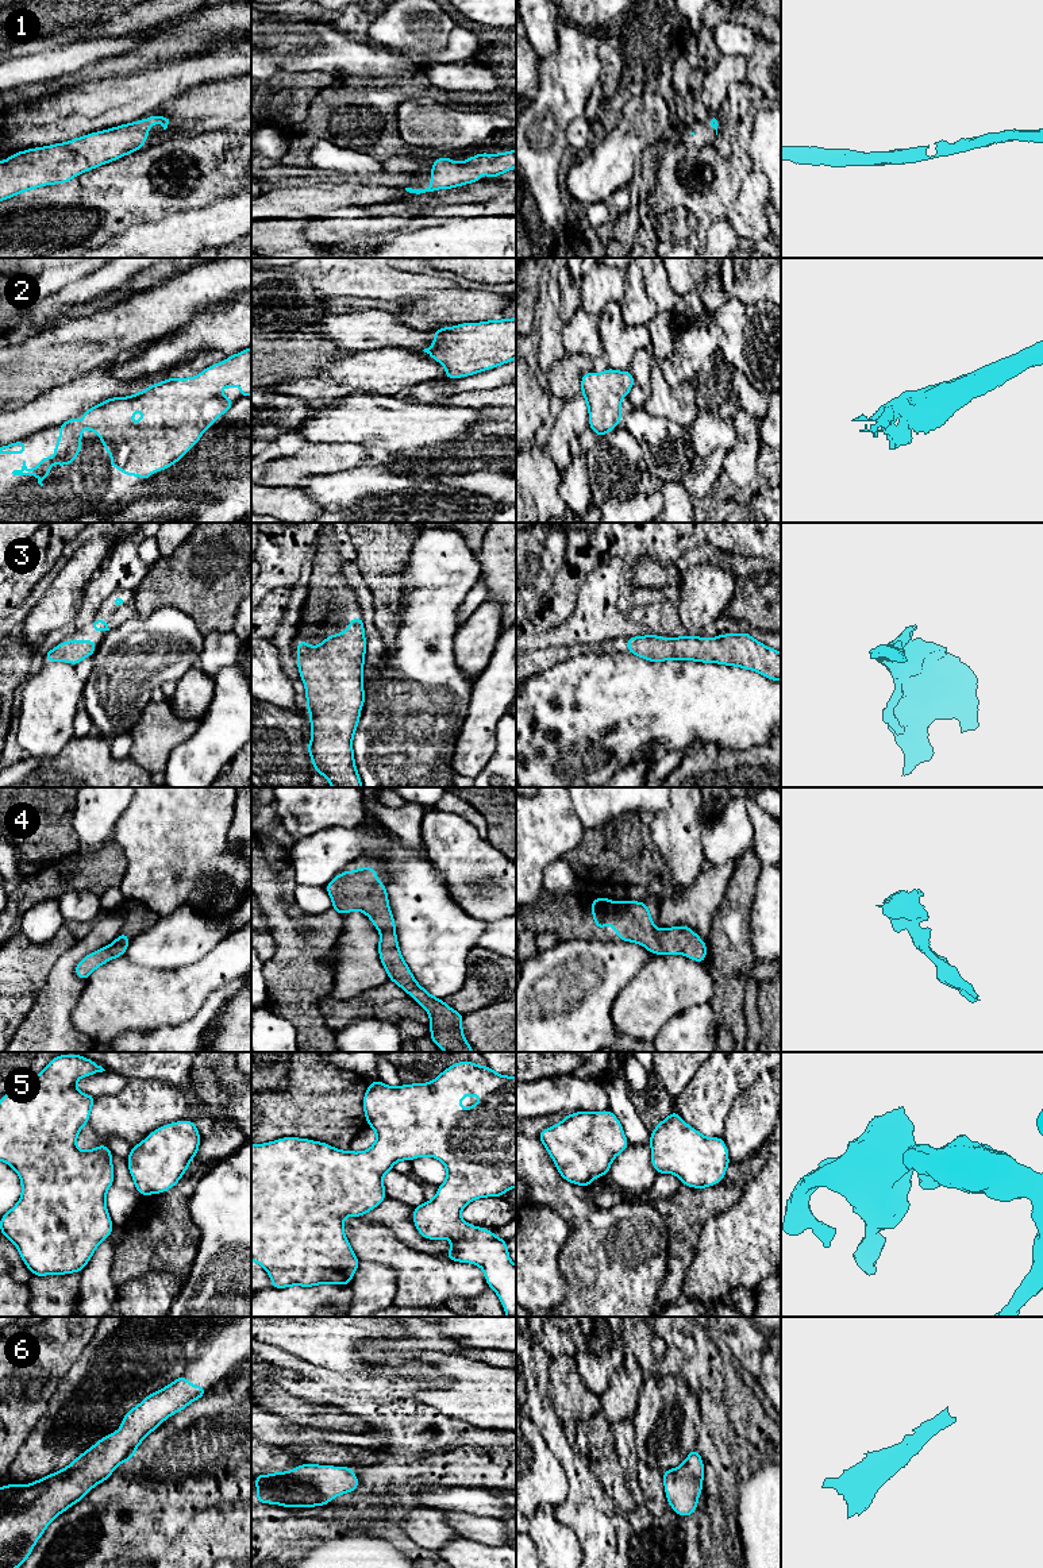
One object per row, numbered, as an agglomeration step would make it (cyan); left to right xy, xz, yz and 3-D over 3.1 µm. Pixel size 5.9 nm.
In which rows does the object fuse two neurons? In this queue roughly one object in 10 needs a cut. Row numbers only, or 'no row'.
no row

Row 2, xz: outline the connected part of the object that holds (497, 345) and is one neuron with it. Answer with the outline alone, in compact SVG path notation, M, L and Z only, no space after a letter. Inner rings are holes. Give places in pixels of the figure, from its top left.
M516 317L463 323L432 332L435 342L423 351L444 366L444 380L477 374L516 358Z

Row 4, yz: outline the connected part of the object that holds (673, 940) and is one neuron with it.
M599 895L590 904L590 909L593 912L592 918L596 921L596 929L605 931L604 925L609 922L612 929L617 932L617 940L642 944L647 951L655 955L682 953L698 963L704 963L707 958L705 941L703 941L689 926L671 926L659 931L653 922L647 902L627 899L617 902Z

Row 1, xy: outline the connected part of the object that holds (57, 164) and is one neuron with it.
M150 116L149 119L88 134L65 143L35 147L12 154L7 161L0 161L0 201L43 185L65 184L84 172L138 151L147 142L147 131L155 123L159 123L166 130L169 119Z

